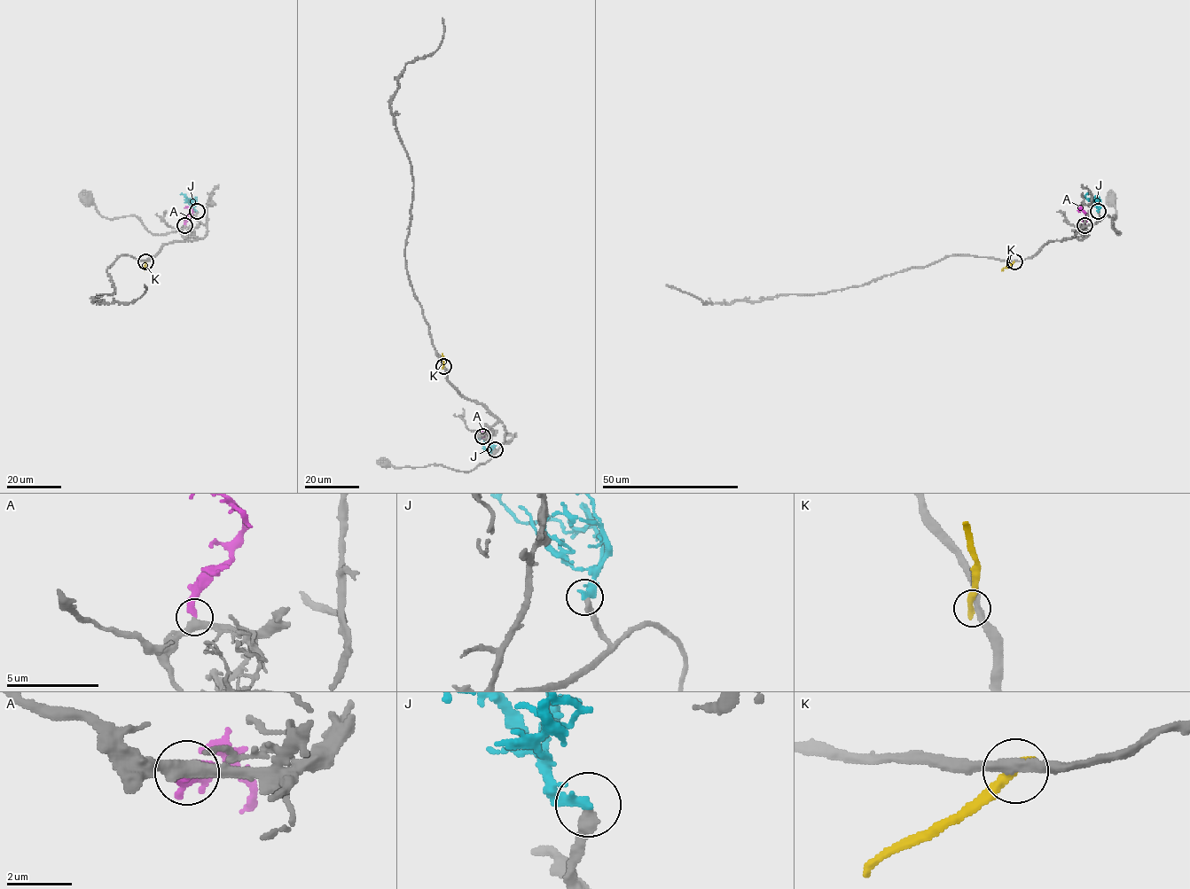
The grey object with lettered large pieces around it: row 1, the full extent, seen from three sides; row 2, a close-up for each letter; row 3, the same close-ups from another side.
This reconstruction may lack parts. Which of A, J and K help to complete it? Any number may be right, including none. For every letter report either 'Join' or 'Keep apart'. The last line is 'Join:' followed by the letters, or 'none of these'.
A: Join
J: Keep apart
K: Keep apart
Join: A

